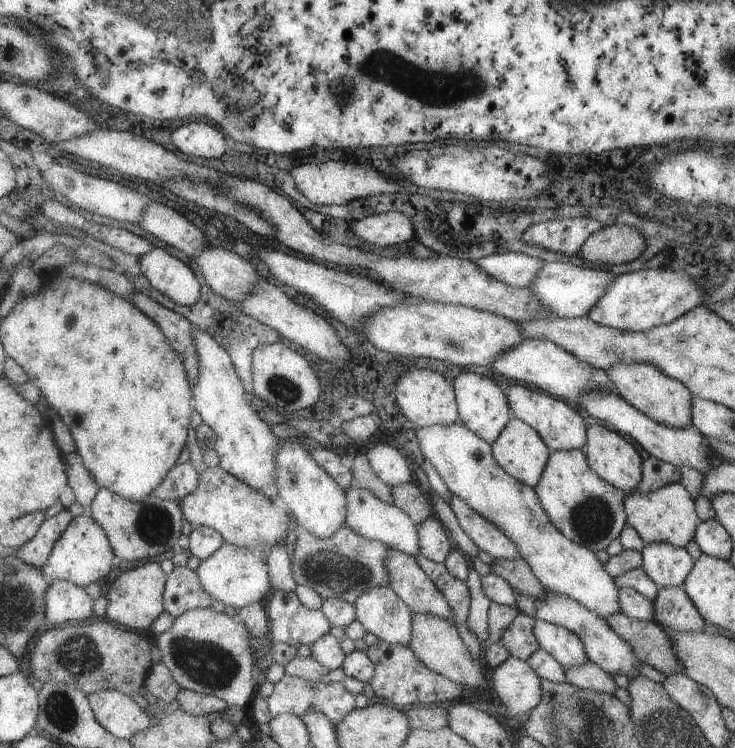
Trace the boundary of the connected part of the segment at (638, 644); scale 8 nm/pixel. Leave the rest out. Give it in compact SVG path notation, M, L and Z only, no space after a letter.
M619 611L605 618L605 622L623 642L629 644L629 650L634 650L640 663L649 664L664 676L673 672L683 673L681 664L673 654L669 638L654 620L629 618Z

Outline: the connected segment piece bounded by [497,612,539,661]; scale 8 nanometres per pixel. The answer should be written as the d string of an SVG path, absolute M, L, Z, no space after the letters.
M518 612L497 643L503 644L513 658L525 661L539 648L532 631L534 622L529 616Z

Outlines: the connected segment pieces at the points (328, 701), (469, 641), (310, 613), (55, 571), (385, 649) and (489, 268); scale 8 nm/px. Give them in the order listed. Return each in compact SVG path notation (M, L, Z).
M285 674L282 679L274 684L274 690L266 699L269 712L272 717L283 713L297 714L303 717L309 710L315 708L317 712L323 712L333 724L343 722L352 710L355 710L355 695L351 694L341 681L325 684L325 682L308 681L304 678Z
M421 554L417 557L417 562L420 563L429 578L436 582L439 590L445 594L445 598L448 598L449 606L452 606L453 612L455 612L455 626L460 631L461 638L464 638L465 644L471 650L471 654L478 658L477 636L469 630L469 624L467 624L472 606L472 594L468 582L451 574L445 563L429 560Z
M274 590L270 593L268 599L265 601L266 609L268 612L268 619L270 622L270 632L269 635L274 642L286 642L294 647L303 646L303 644L308 645L309 647L312 644L315 644L321 636L329 634L331 632L331 622L329 618L325 616L325 612L320 608L318 610L309 610L297 596L297 592L285 592L285 590Z
M86 512L73 518L73 522L69 524L69 528L53 548L48 565L42 568L42 571L53 581L67 580L86 587L95 582L99 584L111 572L117 559L104 527L93 518L91 513Z
M379 640L368 647L366 653L375 663L375 676L369 680L375 695L389 700L397 708L405 710L415 705L438 705L443 702L450 705L461 698L463 690L467 690L467 686L450 681L449 678L429 669L409 645Z
M499 253L477 258L477 266L485 274L519 288L531 286L543 264L545 261L541 258L533 258L523 253Z

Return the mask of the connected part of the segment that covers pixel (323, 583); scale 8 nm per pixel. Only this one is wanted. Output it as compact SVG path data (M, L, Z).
M347 525L326 539L301 529L292 555L294 577L297 584L310 586L323 600L336 598L354 603L375 586L391 584L388 566L385 566L389 549L384 542L365 538Z

